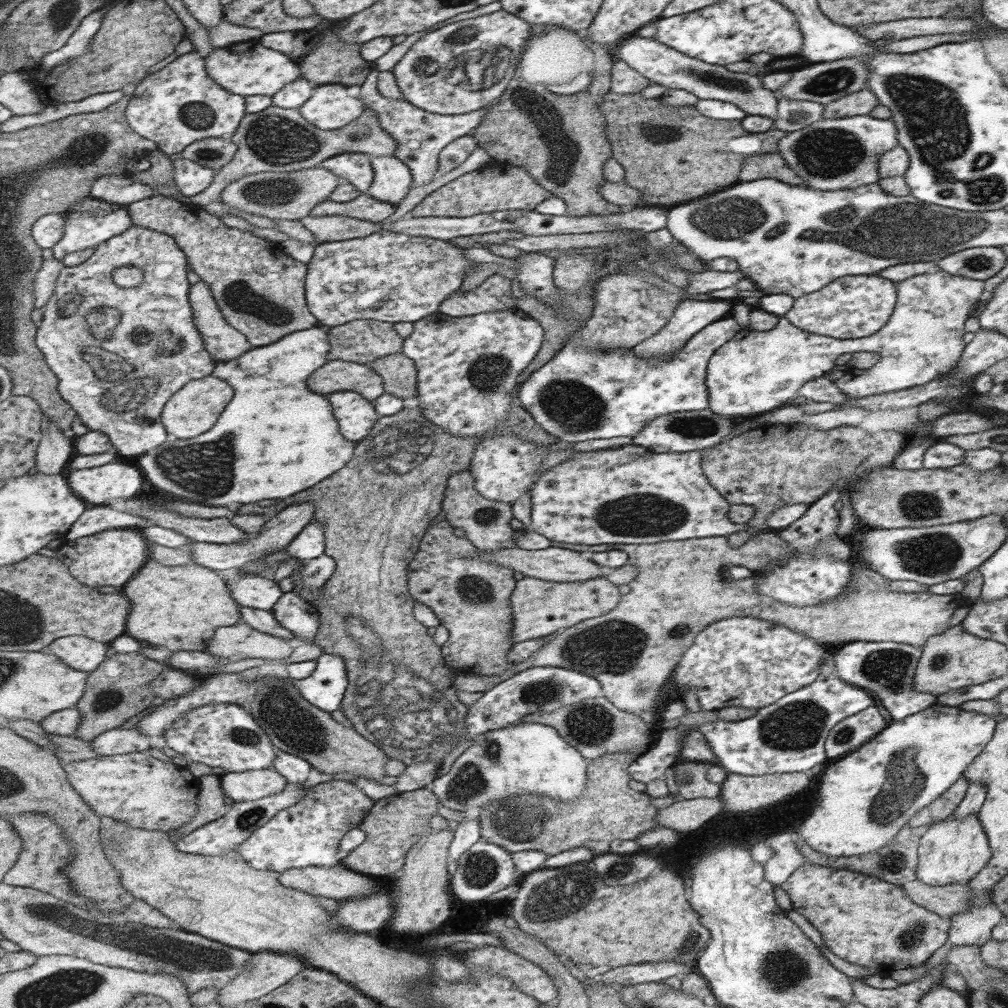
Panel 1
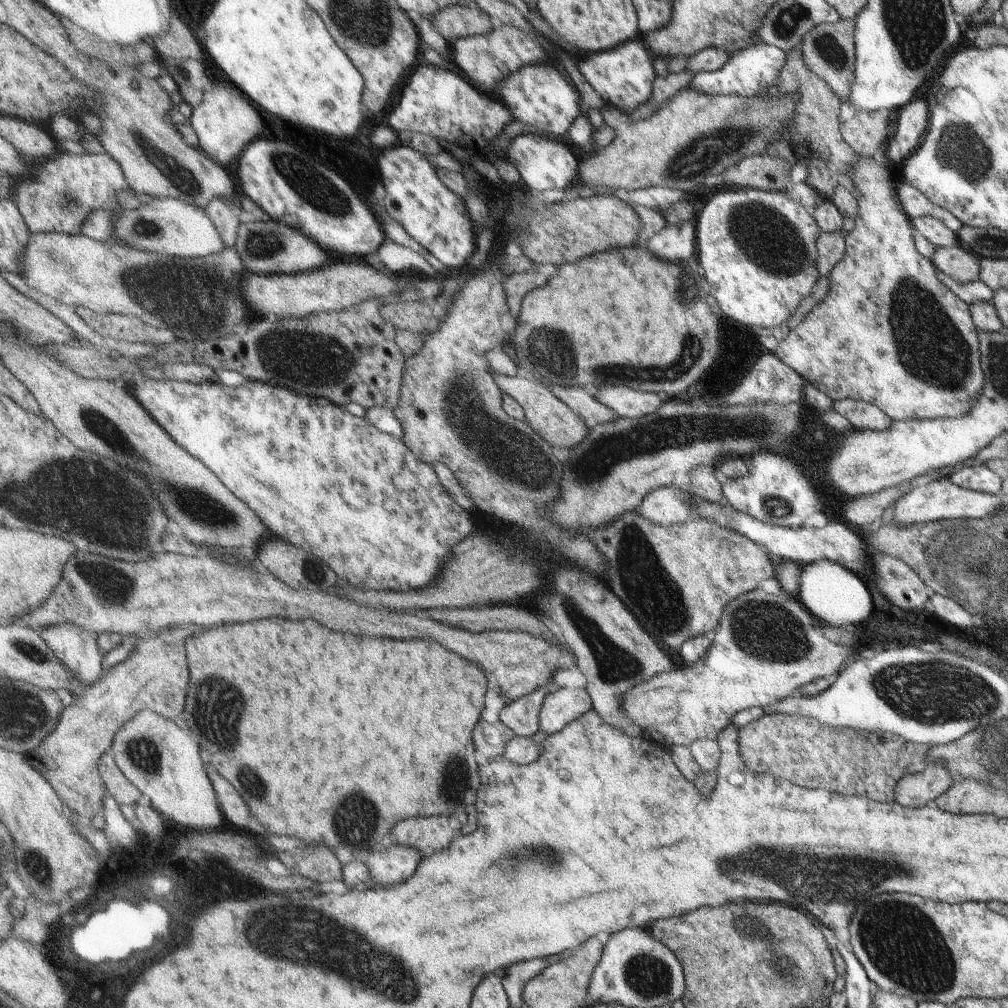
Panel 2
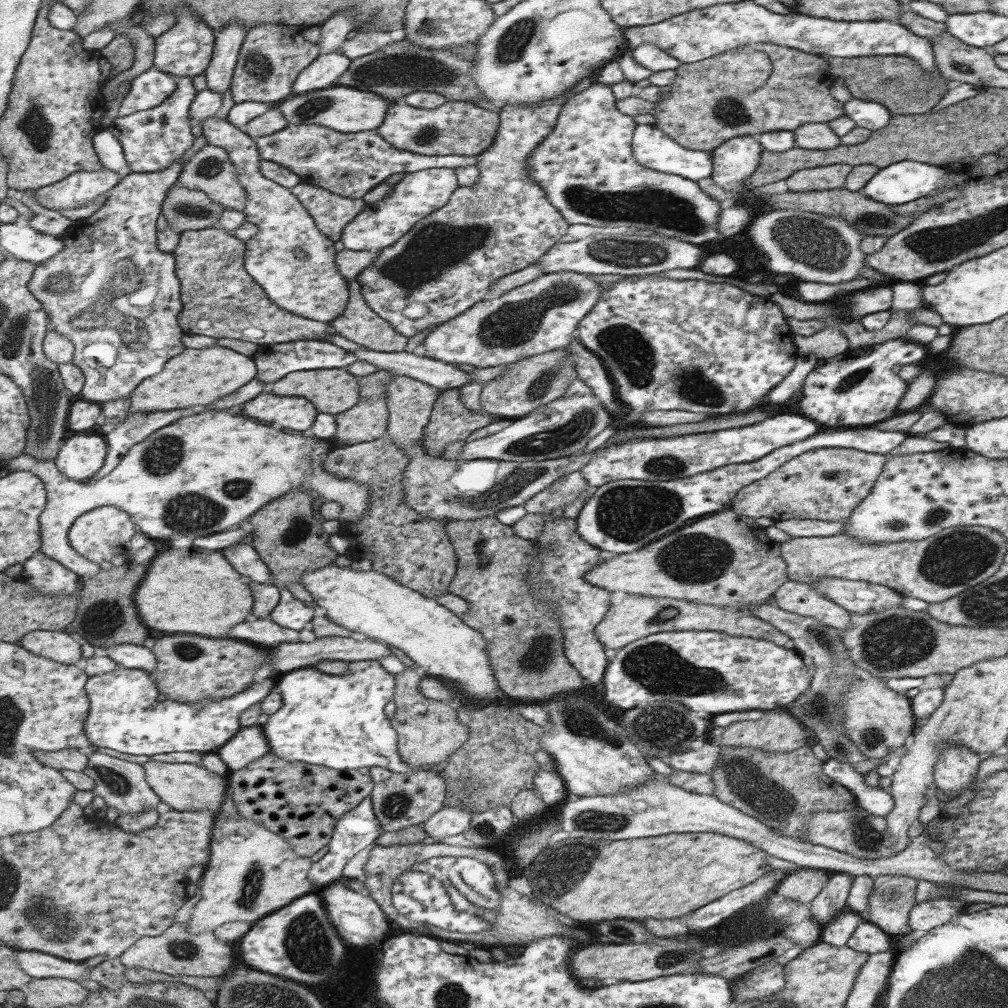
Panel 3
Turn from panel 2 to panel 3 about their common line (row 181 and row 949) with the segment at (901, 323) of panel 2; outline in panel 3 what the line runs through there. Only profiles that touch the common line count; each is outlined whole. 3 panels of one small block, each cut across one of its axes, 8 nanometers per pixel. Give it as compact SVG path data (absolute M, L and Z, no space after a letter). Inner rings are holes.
M864 921L847 937L845 946L870 955L890 950L890 939L878 926Z

